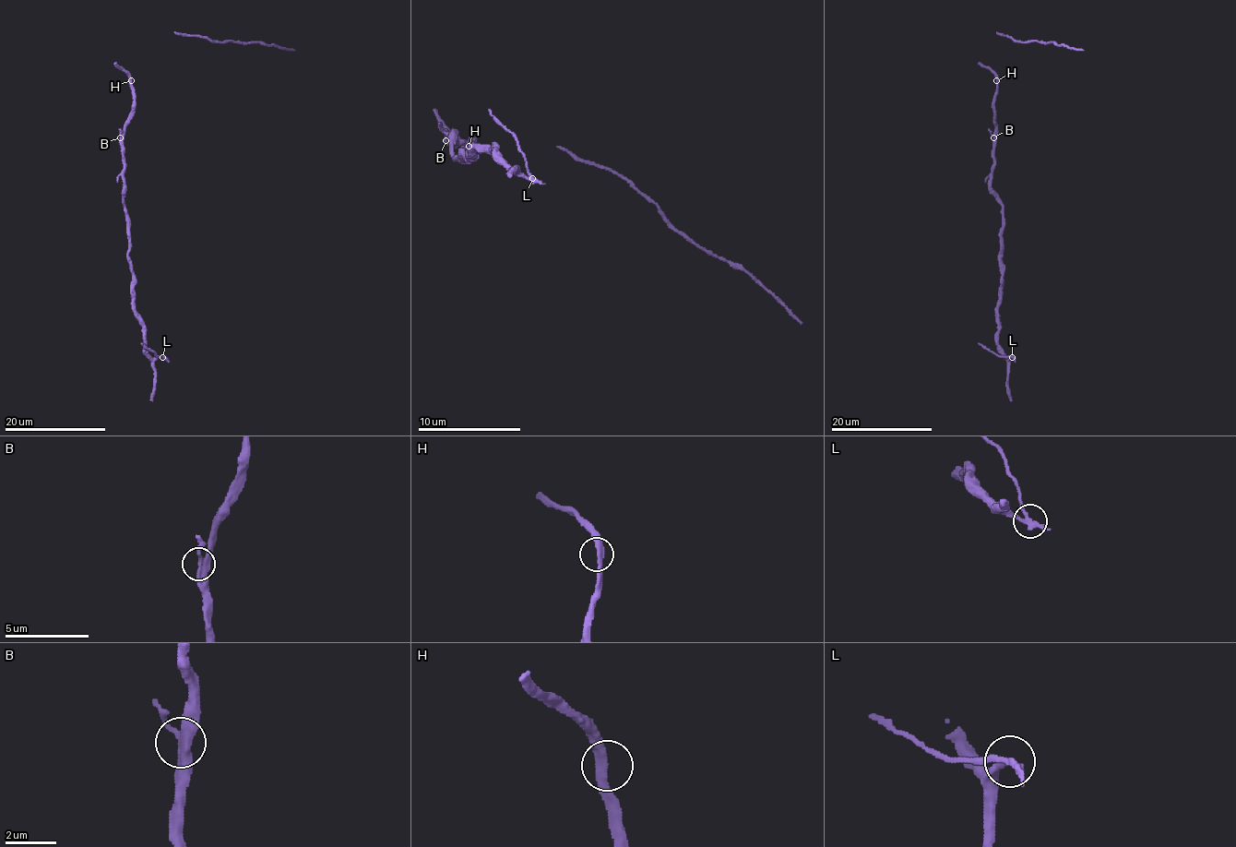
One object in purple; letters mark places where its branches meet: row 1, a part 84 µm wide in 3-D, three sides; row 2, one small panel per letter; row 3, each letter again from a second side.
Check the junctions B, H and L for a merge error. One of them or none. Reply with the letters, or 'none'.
L

